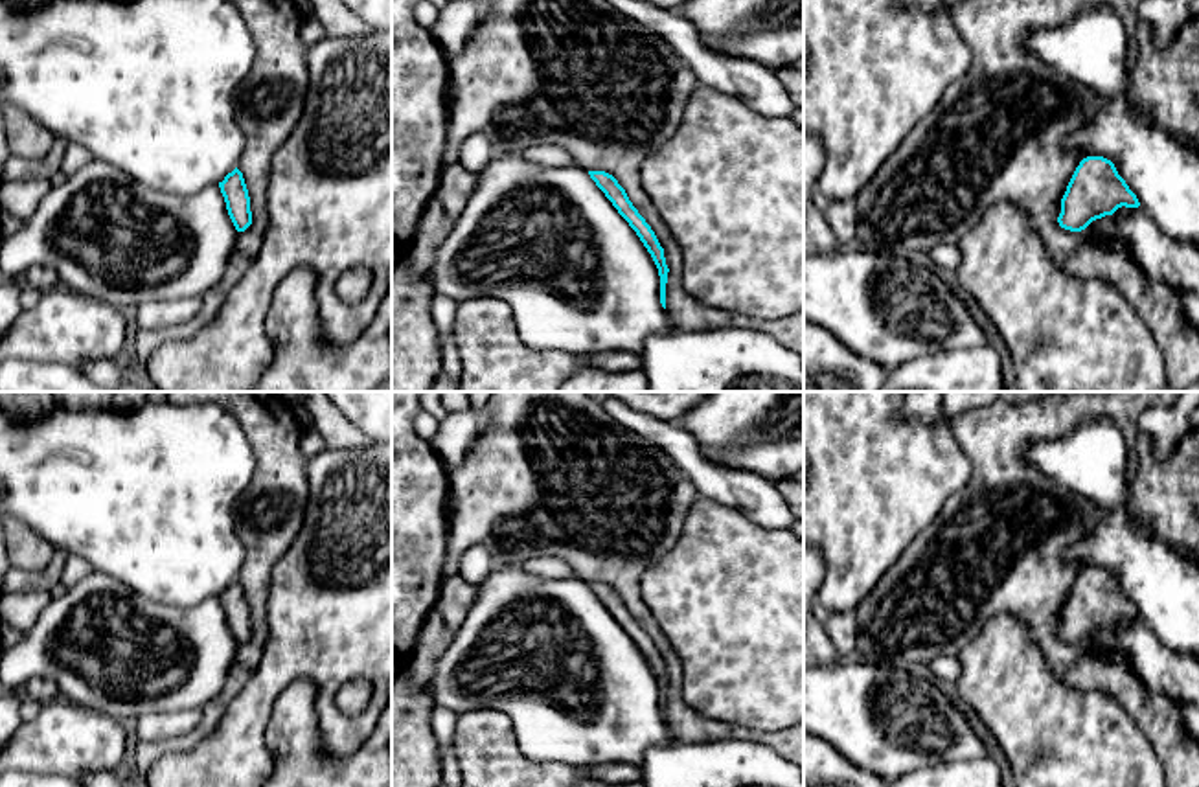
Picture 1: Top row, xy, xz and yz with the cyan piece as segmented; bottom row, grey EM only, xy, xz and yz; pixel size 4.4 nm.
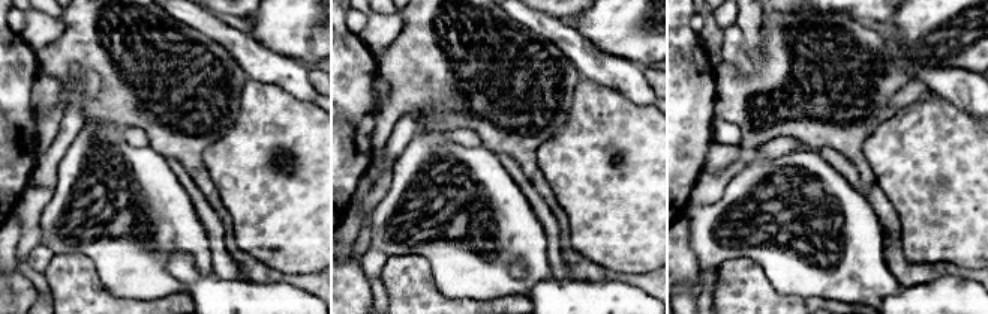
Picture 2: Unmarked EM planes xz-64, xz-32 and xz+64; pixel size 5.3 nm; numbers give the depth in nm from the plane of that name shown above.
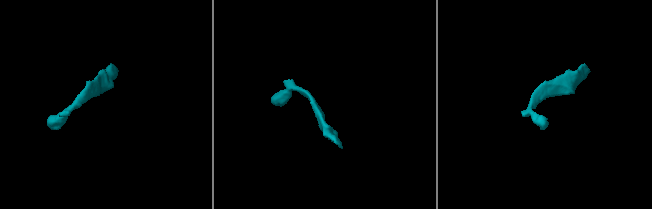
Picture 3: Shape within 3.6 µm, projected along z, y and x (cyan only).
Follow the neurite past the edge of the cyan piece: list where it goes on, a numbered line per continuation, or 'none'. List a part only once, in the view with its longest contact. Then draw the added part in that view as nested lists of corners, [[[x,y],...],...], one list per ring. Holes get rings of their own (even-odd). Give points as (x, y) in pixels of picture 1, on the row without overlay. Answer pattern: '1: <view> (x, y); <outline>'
none

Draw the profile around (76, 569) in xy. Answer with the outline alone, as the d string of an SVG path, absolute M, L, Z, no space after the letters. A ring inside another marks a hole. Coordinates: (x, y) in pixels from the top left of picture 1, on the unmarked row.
M68 555L64 568L63 568L63 576L61 576L61 583L70 588L75 583L79 583L83 577L86 577L90 574L90 565L77 555Z

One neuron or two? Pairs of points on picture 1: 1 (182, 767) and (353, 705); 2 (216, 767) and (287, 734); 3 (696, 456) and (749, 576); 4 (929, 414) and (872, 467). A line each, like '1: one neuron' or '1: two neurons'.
1: two neurons
2: two neurons
3: two neurons
4: two neurons

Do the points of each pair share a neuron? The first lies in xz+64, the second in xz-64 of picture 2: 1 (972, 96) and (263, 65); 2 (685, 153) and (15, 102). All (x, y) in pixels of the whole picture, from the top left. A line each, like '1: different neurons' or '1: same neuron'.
1: same neuron
2: same neuron

